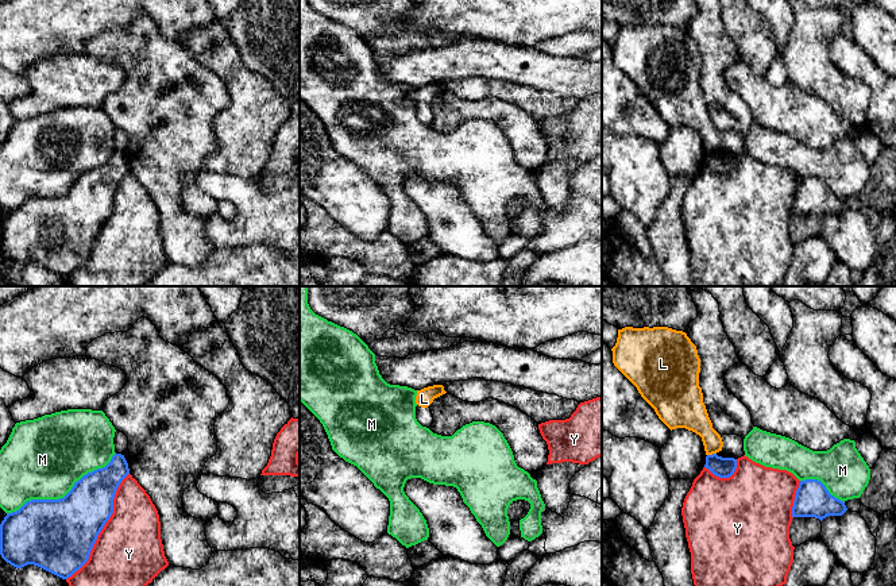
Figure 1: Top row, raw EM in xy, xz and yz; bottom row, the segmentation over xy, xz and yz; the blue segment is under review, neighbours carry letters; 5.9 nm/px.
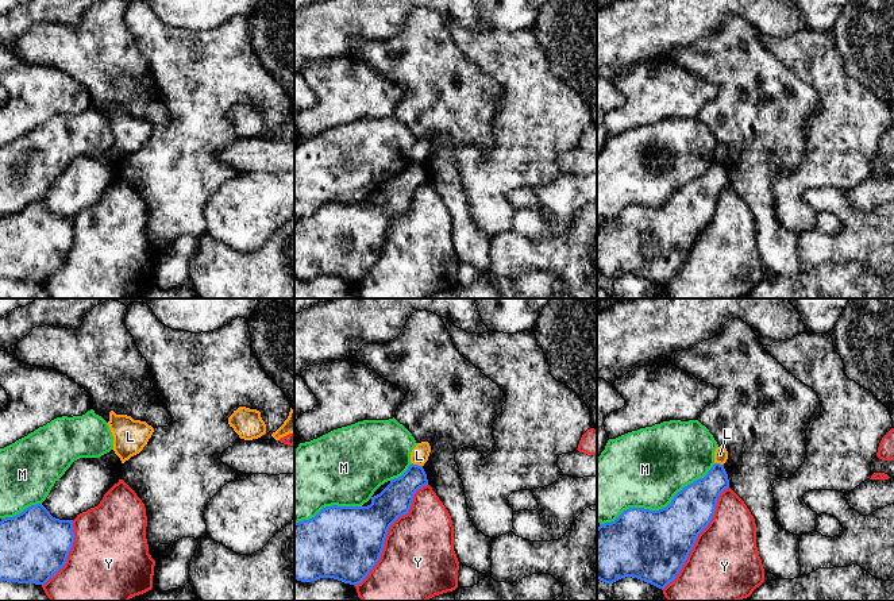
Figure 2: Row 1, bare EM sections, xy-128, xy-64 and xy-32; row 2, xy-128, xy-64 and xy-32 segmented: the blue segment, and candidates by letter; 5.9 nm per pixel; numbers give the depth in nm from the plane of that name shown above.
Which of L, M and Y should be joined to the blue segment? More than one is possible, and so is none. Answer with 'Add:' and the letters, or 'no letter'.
Add: no letter

